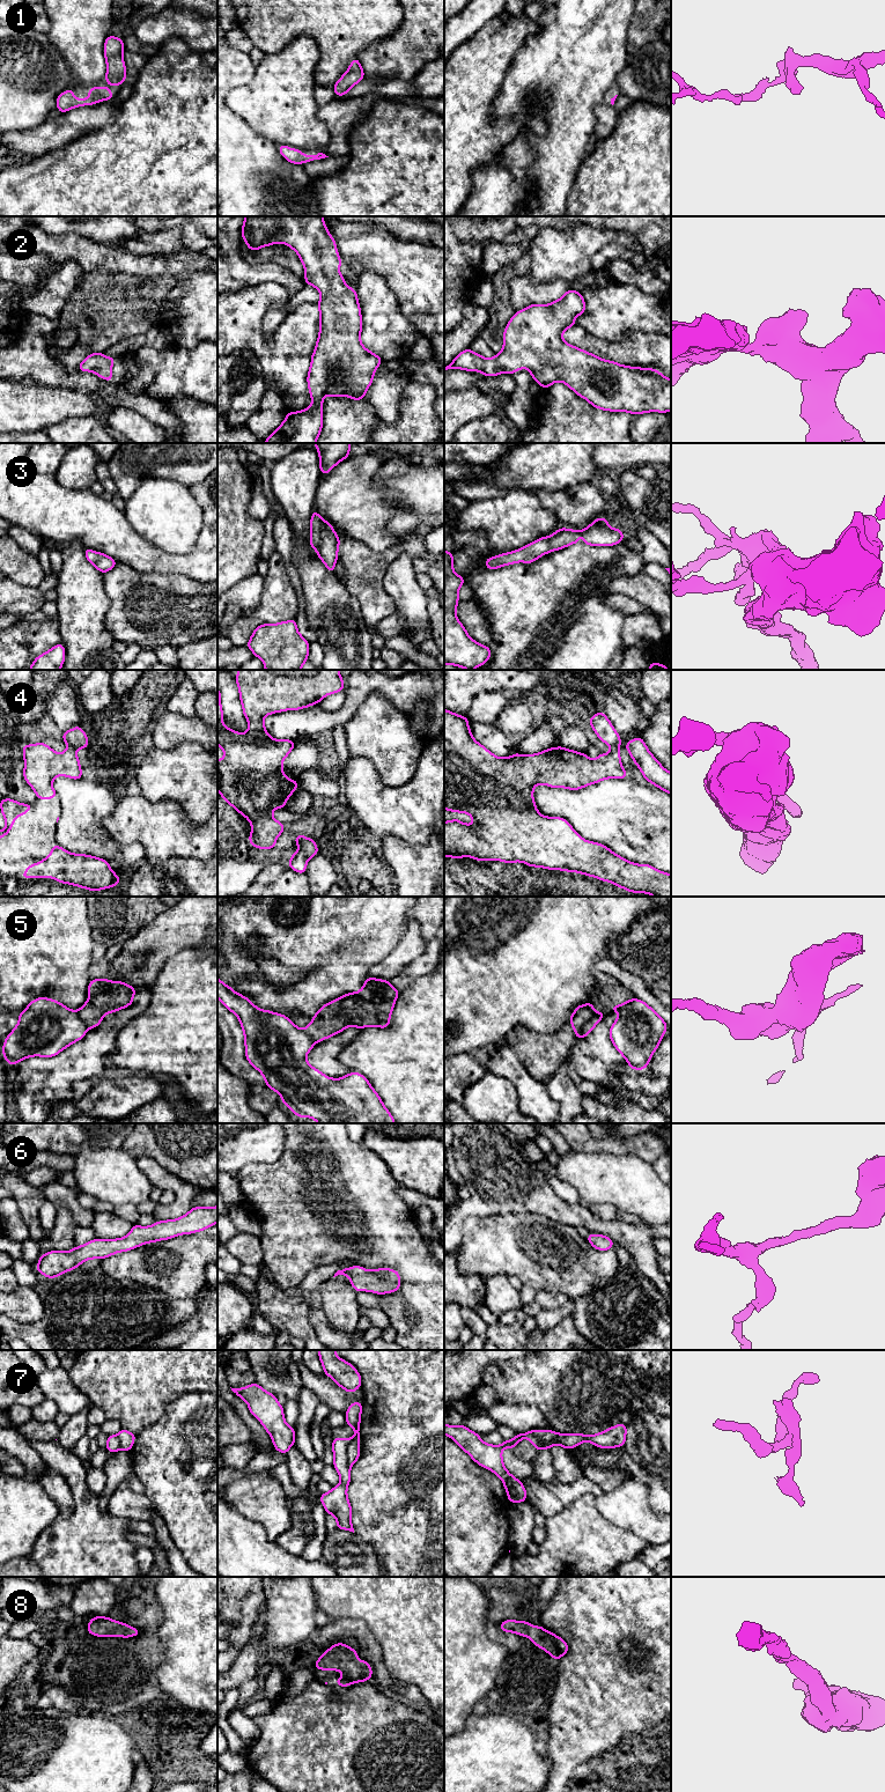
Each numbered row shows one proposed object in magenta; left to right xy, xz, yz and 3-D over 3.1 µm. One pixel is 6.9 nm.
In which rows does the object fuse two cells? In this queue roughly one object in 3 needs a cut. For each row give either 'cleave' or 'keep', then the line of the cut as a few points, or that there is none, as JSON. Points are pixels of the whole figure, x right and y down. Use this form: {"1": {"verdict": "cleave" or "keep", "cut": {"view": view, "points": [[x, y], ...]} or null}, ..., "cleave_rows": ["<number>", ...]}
{"1": {"verdict": "keep", "cut": null}, "2": {"verdict": "keep", "cut": null}, "3": {"verdict": "keep", "cut": null}, "4": {"verdict": "cleave", "cut": {"view": "xy", "points": [[68, 745], [75, 751]]}}, "5": {"verdict": "cleave", "cut": {"view": "yz", "points": [[594, 1012], [576, 1034]]}}, "6": {"verdict": "keep", "cut": null}, "7": {"verdict": "cleave", "cut": {"view": "yz", "points": [[525, 1436], [536, 1436], [547, 1447]]}}, "8": {"verdict": "keep", "cut": null}, "cleave_rows": ["4", "5", "7"]}

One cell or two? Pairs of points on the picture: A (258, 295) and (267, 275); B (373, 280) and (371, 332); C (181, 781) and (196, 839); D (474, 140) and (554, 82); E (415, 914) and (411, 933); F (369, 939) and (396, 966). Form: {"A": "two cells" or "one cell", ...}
{"A": "two cells", "B": "one cell", "C": "two cells", "D": "two cells", "E": "two cells", "F": "two cells"}

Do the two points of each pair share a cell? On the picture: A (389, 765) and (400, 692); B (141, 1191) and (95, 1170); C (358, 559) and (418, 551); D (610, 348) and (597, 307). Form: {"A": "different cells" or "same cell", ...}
{"A": "different cells", "B": "same cell", "C": "same cell", "D": "different cells"}

